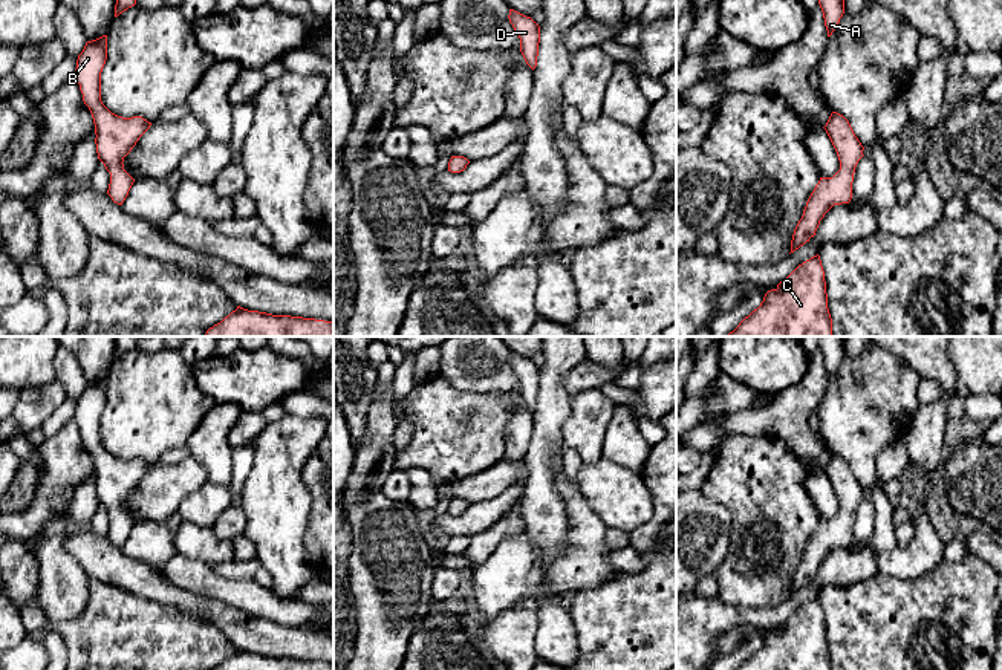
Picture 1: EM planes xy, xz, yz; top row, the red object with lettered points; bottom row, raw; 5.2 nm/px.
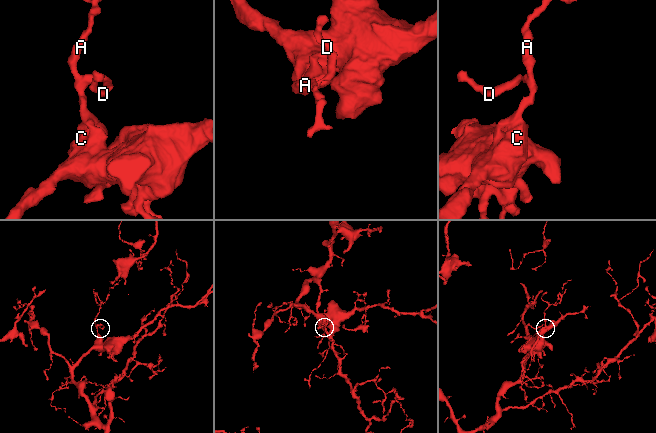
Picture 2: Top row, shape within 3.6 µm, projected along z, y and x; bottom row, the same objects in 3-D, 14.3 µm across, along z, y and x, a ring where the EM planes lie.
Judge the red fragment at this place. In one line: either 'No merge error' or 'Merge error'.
Merge error

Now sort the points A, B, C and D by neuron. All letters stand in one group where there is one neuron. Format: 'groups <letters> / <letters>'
groups A B D / C

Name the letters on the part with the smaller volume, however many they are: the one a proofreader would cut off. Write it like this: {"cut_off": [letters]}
{"cut_off": ["A", "B", "D"]}

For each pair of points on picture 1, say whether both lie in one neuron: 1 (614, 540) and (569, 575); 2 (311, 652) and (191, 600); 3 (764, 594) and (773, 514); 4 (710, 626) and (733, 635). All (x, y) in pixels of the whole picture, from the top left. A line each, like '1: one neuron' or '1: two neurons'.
1: two neurons
2: one neuron
3: one neuron
4: two neurons

